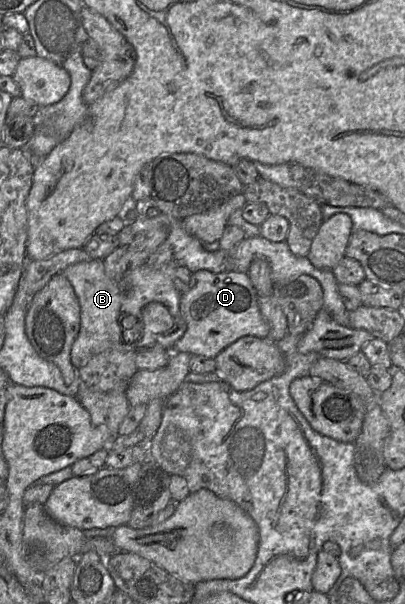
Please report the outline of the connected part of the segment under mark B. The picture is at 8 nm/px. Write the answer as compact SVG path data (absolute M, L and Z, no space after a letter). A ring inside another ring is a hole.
M91 259L67 267L62 273L72 284L80 303L80 330L70 352L73 366L76 369L83 367L94 355L120 342L132 345L128 328L133 326L133 317L141 318L142 308L154 301L163 303L178 323L175 321L176 331L167 335L159 335L154 341L155 345L148 346L148 348L161 347L171 350L186 331L186 323L179 309L181 292L174 284L177 267L178 265L173 261L158 268L144 264L134 269L127 269L119 279L107 276L103 259ZM121 326L127 327L122 333Z

